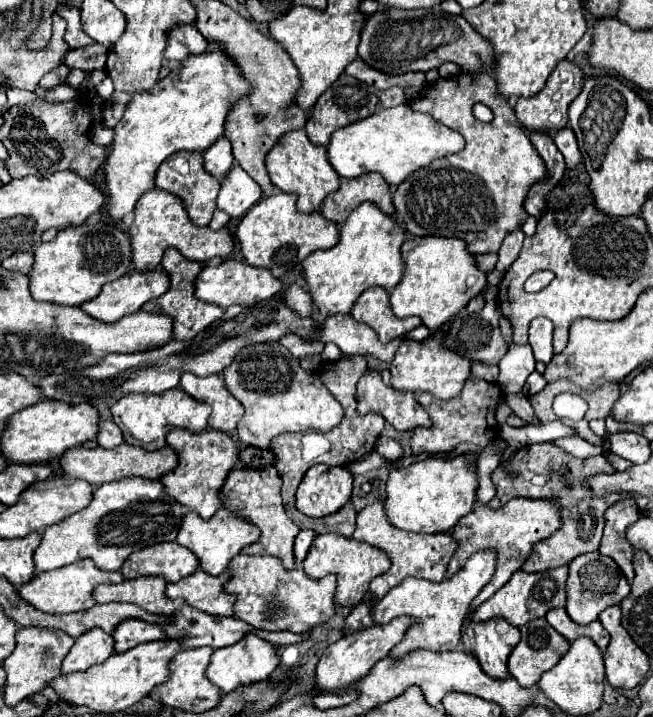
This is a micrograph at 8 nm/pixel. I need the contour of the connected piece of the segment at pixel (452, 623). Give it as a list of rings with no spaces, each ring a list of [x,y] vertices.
[[[481,550],[481,552],[473,554],[459,572],[445,578],[443,582],[407,578],[407,580],[403,580],[403,584],[395,586],[387,596],[377,600],[373,606],[373,620],[377,624],[387,624],[397,616],[413,616],[417,620],[417,624],[413,624],[407,630],[403,642],[399,642],[391,650],[391,656],[401,658],[415,648],[435,648],[441,652],[455,650],[455,646],[461,638],[461,626],[465,622],[469,606],[471,606],[473,598],[483,590],[483,586],[493,578],[495,562],[497,562],[495,550]]]

